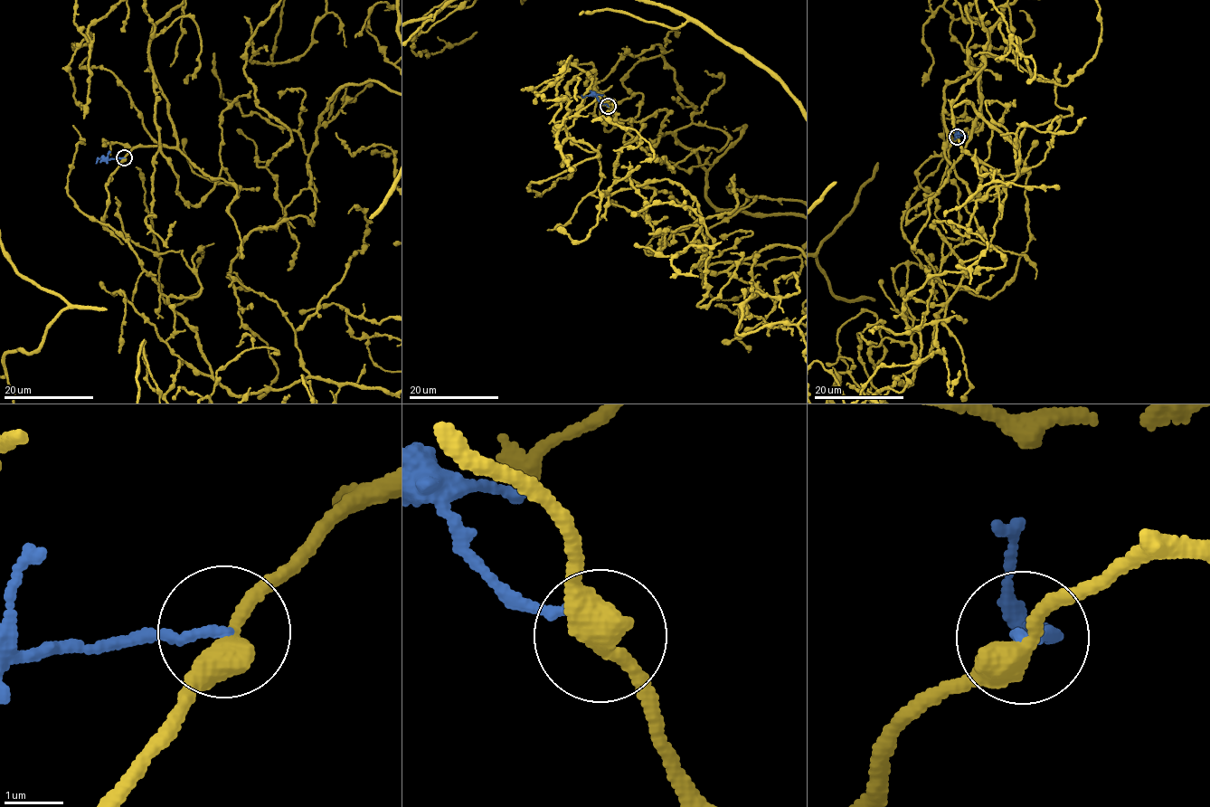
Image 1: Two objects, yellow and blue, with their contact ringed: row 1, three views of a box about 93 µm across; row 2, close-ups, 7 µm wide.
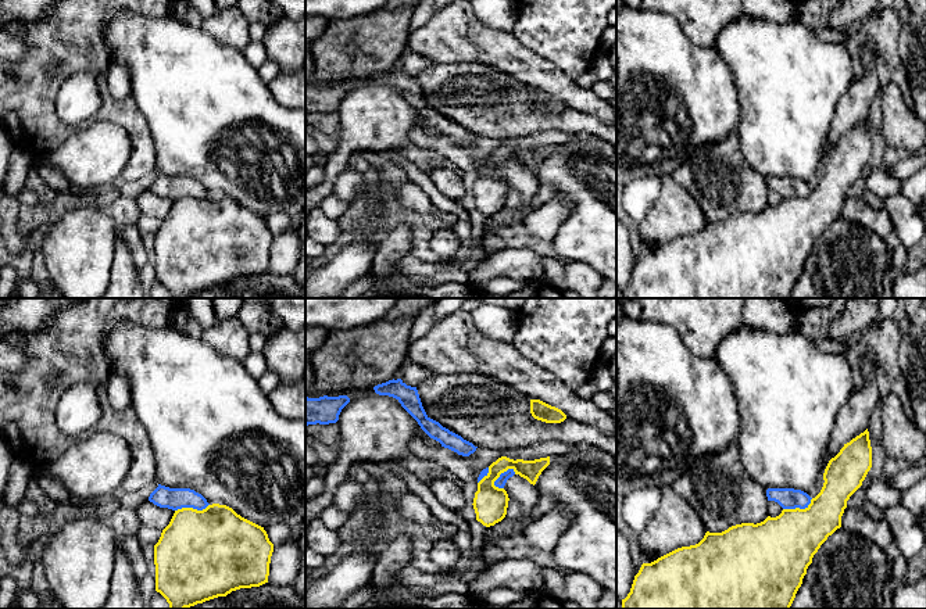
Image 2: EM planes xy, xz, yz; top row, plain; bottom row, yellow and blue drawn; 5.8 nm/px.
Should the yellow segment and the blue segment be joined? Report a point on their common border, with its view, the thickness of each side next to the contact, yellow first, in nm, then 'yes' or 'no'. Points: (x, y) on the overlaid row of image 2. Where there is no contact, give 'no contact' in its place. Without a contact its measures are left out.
xz (501, 472) | 200/60 nm | no

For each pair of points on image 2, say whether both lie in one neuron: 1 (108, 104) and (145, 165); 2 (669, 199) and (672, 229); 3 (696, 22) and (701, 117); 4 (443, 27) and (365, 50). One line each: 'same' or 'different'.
1: same
2: same
3: different
4: different

